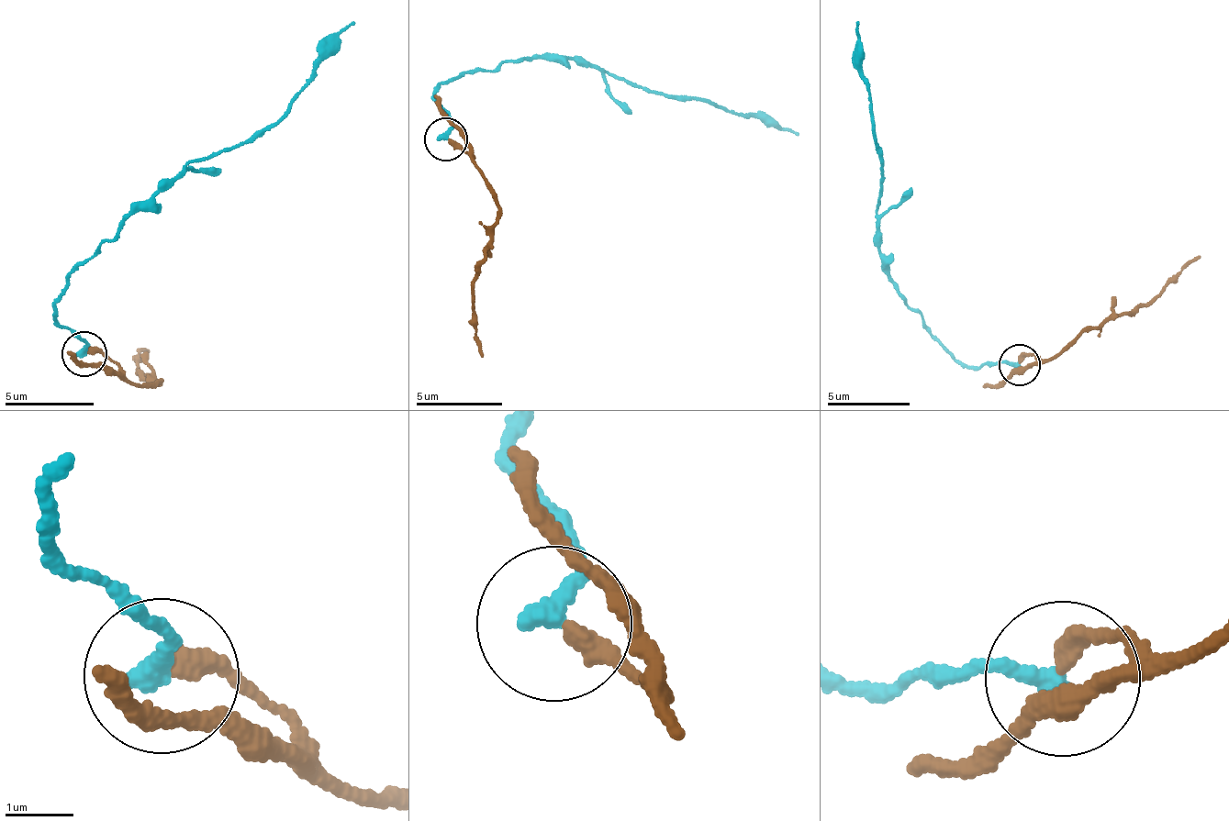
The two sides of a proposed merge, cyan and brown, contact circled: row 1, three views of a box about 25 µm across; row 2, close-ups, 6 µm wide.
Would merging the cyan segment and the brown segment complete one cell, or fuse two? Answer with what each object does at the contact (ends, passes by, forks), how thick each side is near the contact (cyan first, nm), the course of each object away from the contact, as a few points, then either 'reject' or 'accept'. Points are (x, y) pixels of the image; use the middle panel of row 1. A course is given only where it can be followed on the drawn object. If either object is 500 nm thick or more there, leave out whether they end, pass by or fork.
cyan ends | brown ends | 320/320 nm | cyan via (444, 138), (450, 112), (436, 88), (467, 73), (540, 56), (607, 70), (644, 89), (691, 97), (797, 133) | brown via (449, 137), (474, 159), (495, 205), (497, 225), (473, 283), (482, 357) | reject

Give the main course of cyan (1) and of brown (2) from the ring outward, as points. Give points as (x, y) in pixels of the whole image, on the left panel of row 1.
1: (83, 354), (80, 336), (53, 310), (72, 271), (186, 164), (270, 128), (313, 61), (352, 23)
2: (87, 353), (104, 354), (127, 377), (161, 384), (137, 371), (147, 349)

